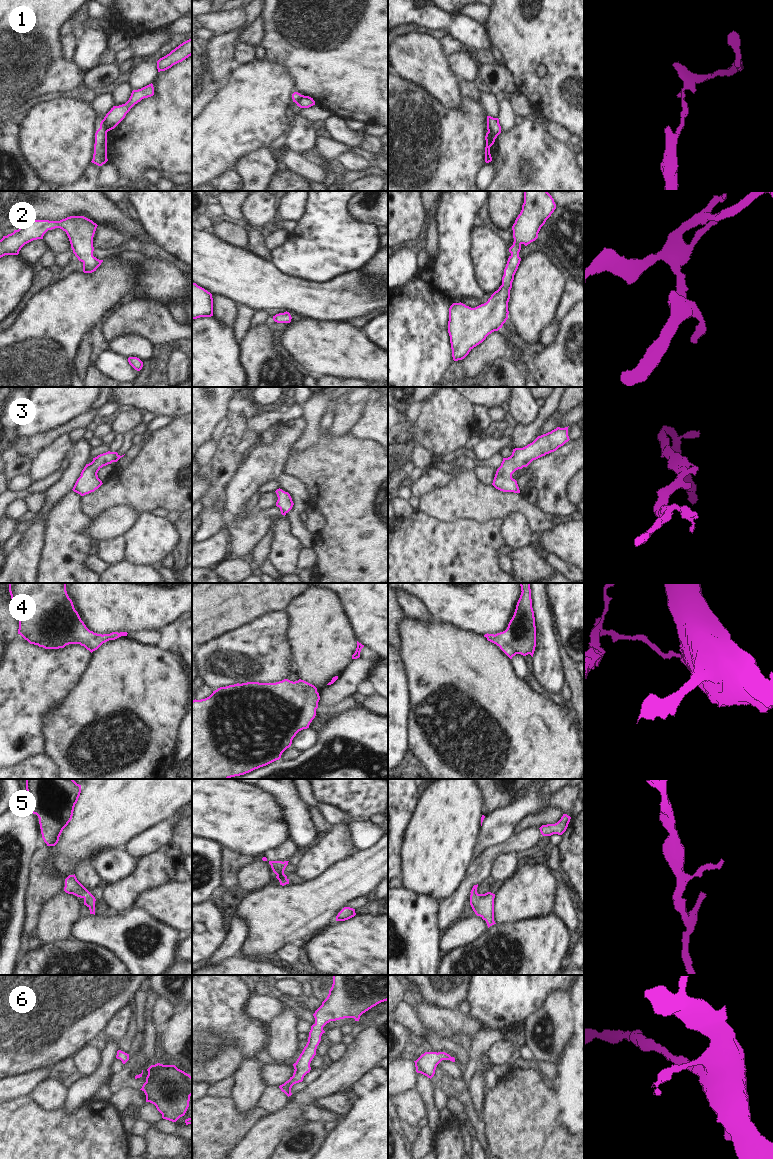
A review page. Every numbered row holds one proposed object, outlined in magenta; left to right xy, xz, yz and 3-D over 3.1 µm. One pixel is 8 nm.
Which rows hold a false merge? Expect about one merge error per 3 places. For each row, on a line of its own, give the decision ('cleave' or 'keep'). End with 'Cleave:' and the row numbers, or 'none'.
1: cleave
2: keep
3: keep
4: keep
5: keep
6: keep
Cleave: 1

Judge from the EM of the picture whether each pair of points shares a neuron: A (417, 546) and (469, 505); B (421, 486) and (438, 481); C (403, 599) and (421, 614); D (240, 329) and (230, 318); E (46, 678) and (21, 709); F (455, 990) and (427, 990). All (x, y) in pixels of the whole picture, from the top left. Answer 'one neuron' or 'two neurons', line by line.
A: two neurons
B: one neuron
C: one neuron
D: two neurons
E: one neuron
F: one neuron

